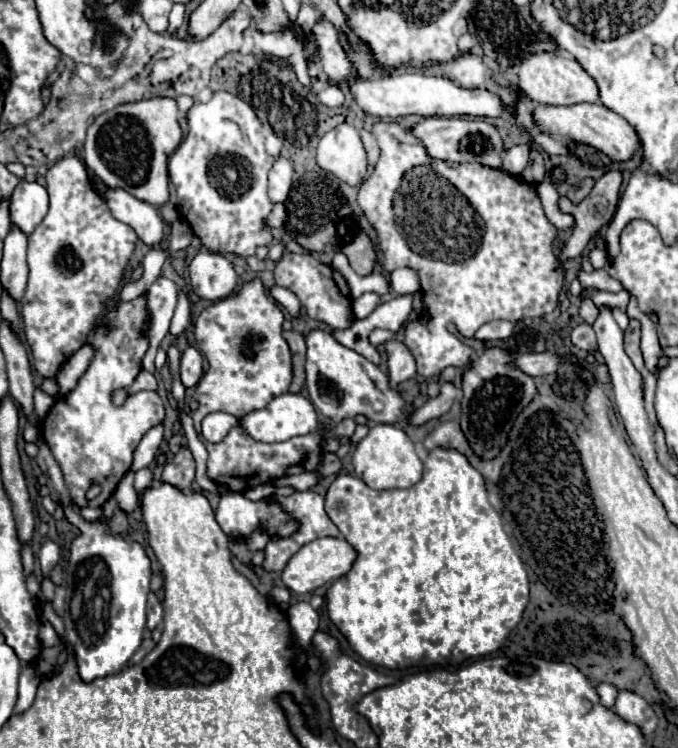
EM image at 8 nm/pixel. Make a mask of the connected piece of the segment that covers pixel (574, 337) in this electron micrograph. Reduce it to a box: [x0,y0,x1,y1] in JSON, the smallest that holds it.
[571,324,597,354]

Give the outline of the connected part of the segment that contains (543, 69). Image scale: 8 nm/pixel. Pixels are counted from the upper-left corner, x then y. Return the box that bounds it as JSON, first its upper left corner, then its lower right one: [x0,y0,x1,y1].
[519,52,599,106]

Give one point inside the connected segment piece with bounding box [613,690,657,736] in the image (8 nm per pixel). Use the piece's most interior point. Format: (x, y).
(632, 708)

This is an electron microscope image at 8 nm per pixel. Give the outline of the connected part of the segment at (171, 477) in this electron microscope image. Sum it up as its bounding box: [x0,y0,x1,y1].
[163,444,195,490]

